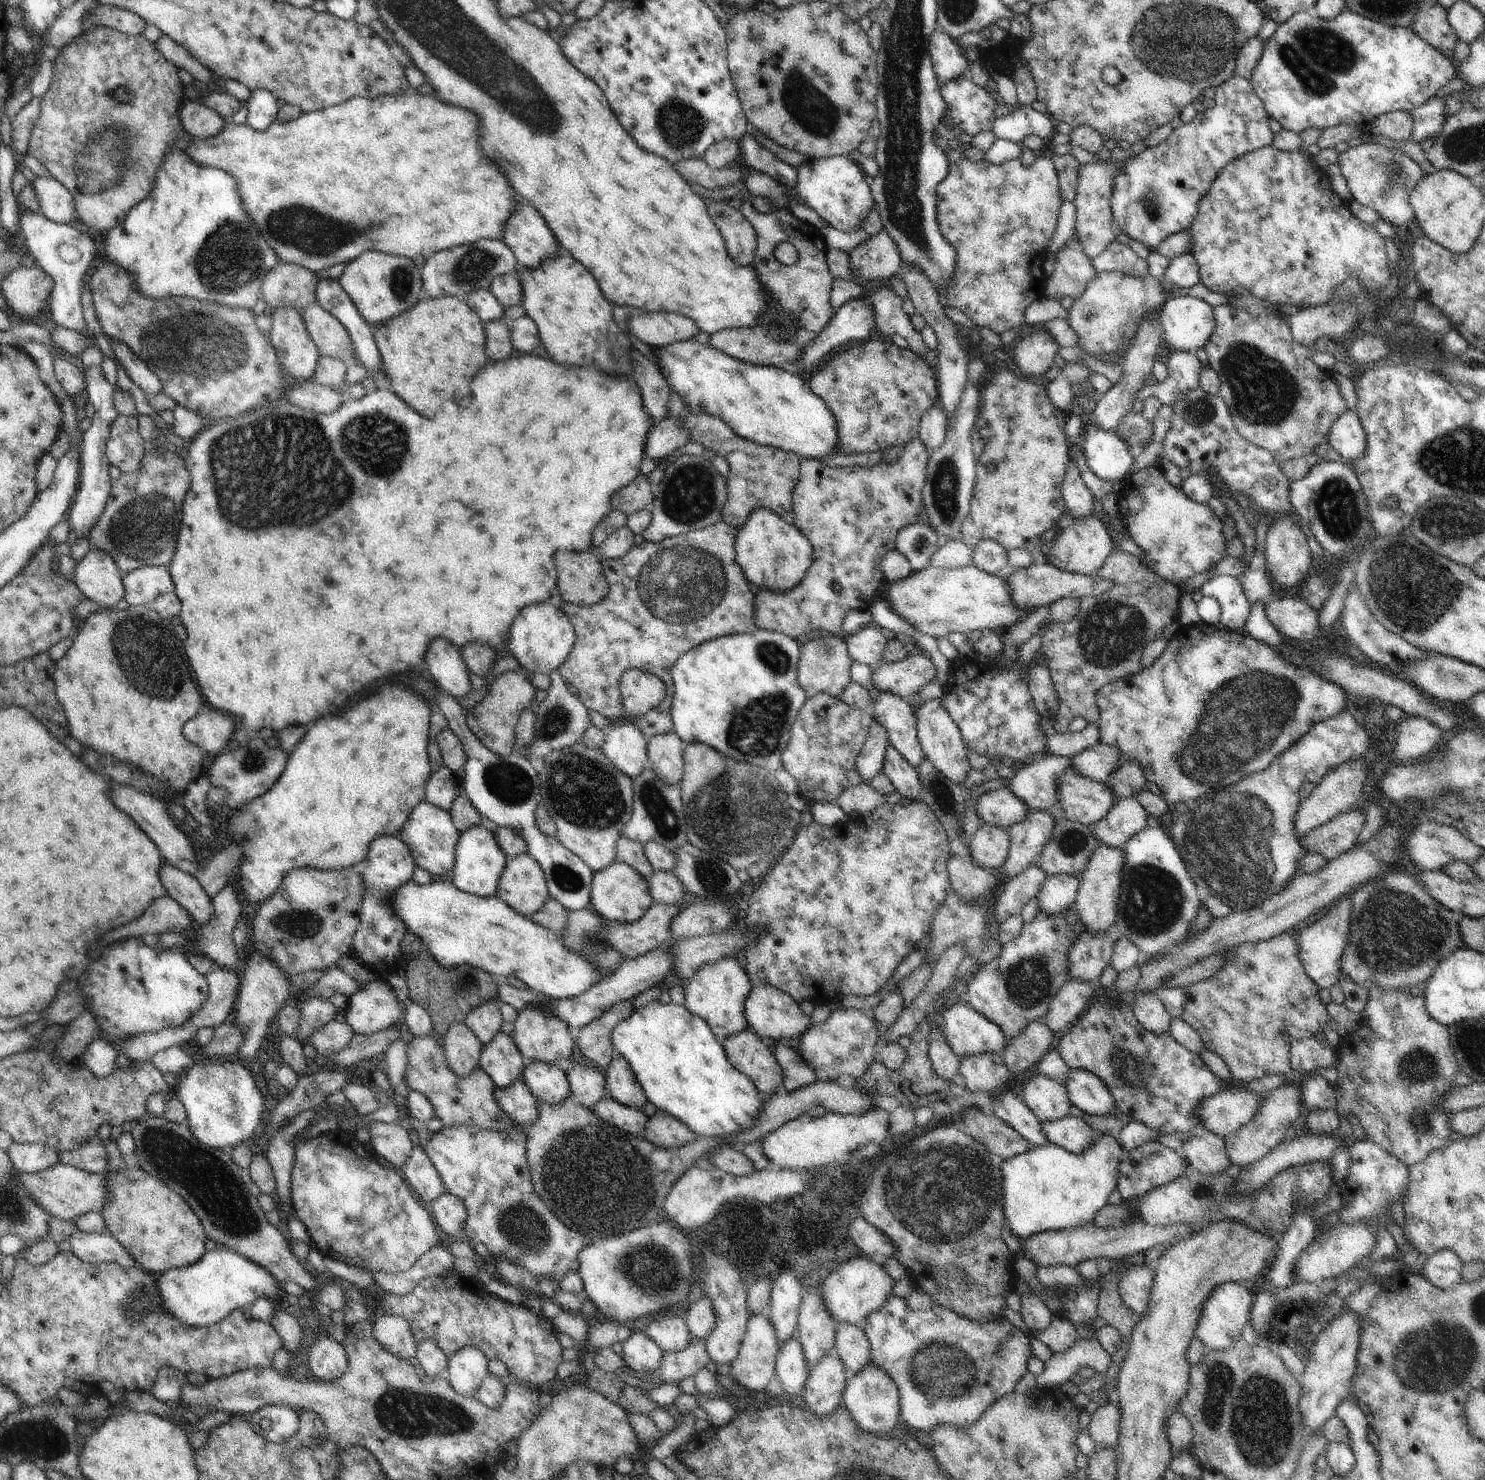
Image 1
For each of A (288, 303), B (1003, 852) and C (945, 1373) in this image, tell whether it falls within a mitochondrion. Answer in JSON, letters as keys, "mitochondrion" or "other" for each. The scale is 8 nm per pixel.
{"A":"other","B":"other","C":"mitochondrion"}

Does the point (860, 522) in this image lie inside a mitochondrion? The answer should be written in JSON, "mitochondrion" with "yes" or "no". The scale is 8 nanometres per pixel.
{"mitochondrion":"no"}

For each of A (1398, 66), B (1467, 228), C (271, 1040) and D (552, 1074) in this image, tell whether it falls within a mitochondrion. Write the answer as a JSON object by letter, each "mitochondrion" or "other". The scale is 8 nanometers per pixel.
{"A":"other","B":"other","C":"other","D":"other"}

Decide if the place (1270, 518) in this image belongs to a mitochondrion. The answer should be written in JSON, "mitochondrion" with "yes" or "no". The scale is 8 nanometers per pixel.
{"mitochondrion":"no"}

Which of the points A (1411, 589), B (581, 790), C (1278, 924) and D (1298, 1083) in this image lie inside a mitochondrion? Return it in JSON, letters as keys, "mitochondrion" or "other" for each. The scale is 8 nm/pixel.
{"A":"mitochondrion","B":"mitochondrion","C":"other","D":"other"}

